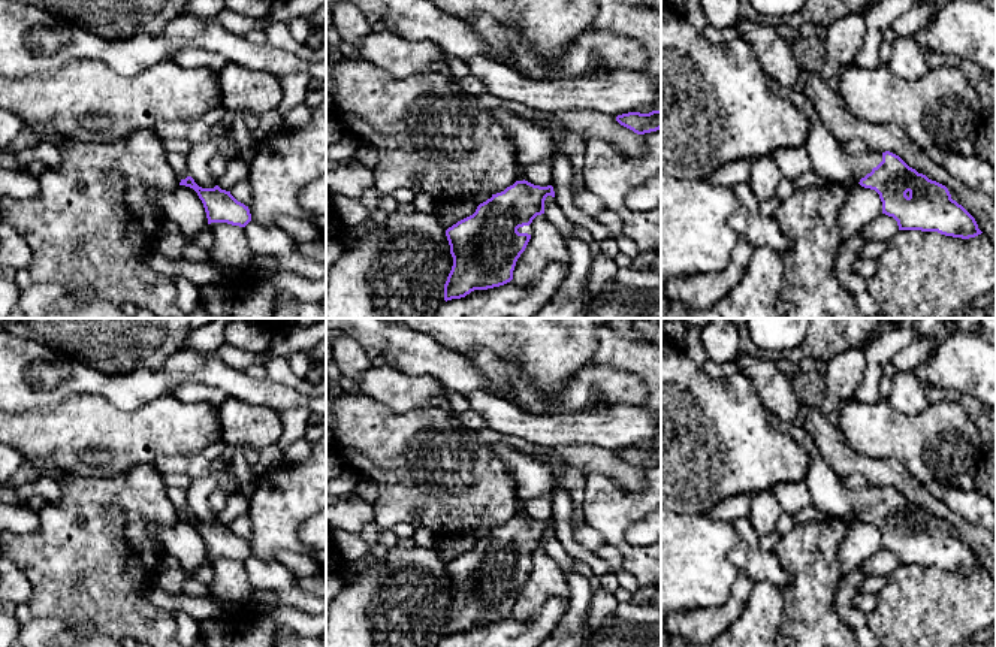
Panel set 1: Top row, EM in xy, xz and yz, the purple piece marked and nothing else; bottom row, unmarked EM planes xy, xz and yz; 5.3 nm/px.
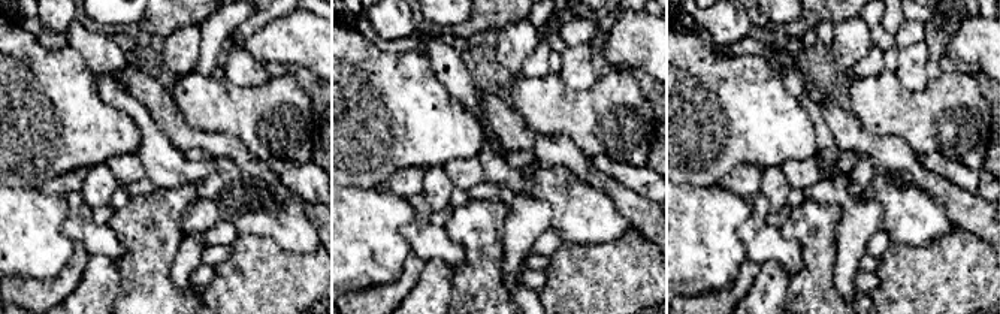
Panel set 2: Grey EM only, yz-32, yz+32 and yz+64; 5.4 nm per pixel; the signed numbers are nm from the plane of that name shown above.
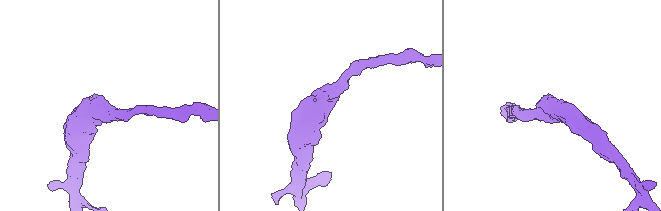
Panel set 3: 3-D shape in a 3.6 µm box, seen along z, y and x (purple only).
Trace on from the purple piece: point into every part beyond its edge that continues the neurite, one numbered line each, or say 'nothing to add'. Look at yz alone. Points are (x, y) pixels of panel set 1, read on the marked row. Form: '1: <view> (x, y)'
1: yz (829, 160)

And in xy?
1: xy (178, 162)

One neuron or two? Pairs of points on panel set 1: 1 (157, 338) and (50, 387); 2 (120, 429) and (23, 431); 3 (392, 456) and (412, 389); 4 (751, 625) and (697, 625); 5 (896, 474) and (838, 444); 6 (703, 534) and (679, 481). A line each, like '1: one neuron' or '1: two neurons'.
1: two neurons
2: one neuron
3: two neurons
4: two neurons
5: one neuron
6: two neurons

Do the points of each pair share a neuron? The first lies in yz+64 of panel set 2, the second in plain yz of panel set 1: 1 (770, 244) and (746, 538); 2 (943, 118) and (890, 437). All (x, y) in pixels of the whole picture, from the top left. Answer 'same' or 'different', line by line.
1: same
2: same

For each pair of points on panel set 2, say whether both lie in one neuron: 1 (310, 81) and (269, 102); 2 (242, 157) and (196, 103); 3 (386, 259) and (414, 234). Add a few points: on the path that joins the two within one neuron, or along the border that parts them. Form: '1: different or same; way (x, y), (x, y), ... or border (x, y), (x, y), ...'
1: different; border (271, 77), (290, 75), (308, 96), (314, 118)
2: different; border (189, 124), (202, 130), (230, 133), (251, 154)
3: different; border (410, 205), (413, 217), (401, 235), (411, 250)

